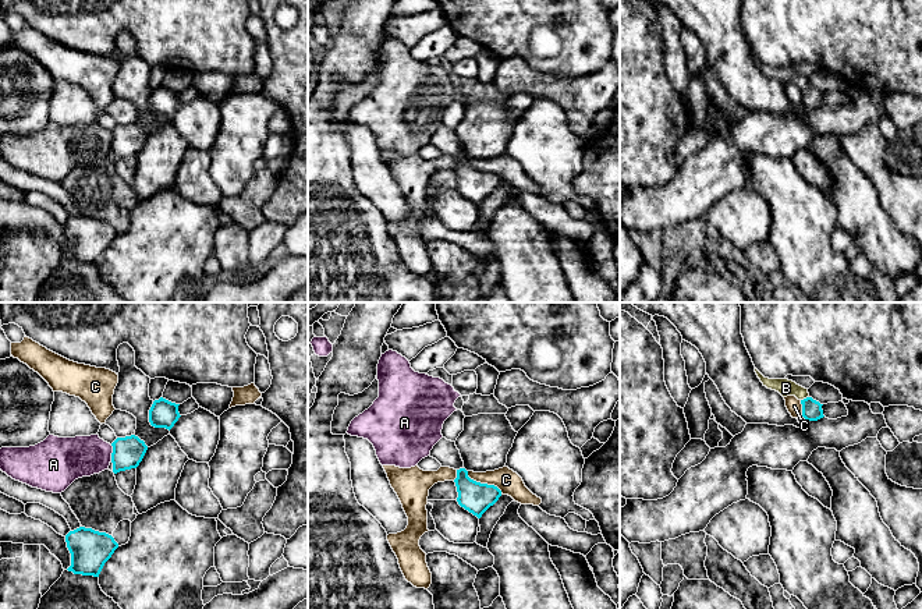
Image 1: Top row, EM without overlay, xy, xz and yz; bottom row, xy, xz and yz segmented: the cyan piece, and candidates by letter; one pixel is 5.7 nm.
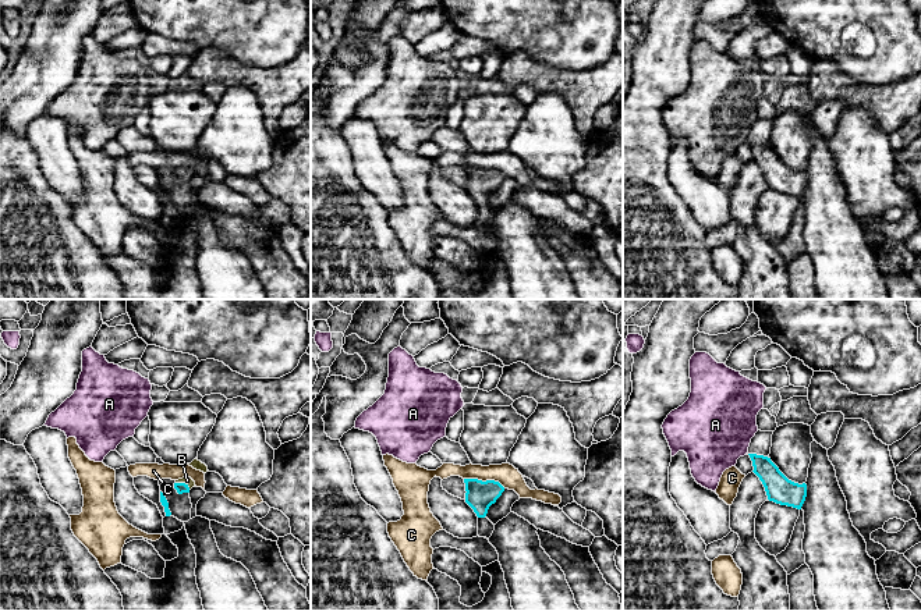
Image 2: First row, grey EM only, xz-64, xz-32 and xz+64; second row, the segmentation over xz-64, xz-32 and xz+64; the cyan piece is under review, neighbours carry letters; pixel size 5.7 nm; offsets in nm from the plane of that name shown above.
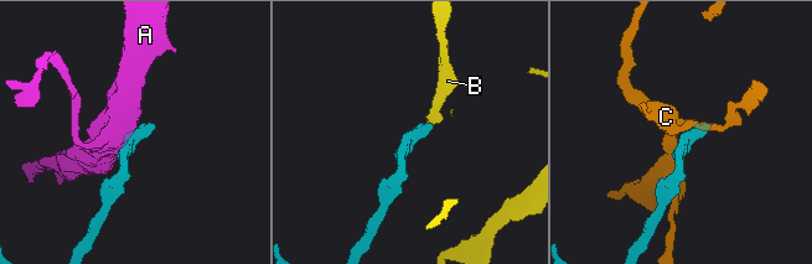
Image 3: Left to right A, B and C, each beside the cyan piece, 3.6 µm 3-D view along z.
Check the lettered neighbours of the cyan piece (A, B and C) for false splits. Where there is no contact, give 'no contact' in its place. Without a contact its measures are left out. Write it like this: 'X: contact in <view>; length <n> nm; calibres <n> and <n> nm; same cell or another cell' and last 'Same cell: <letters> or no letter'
A: contact in xy; length 100 nm; calibres 180 and 240 nm; another cell
B: contact in yz; length 50 nm; calibres 110 and 100 nm; same cell
C: contact in xz; length 240 nm; calibres 180 and 140 nm; another cell
Same cell: B

